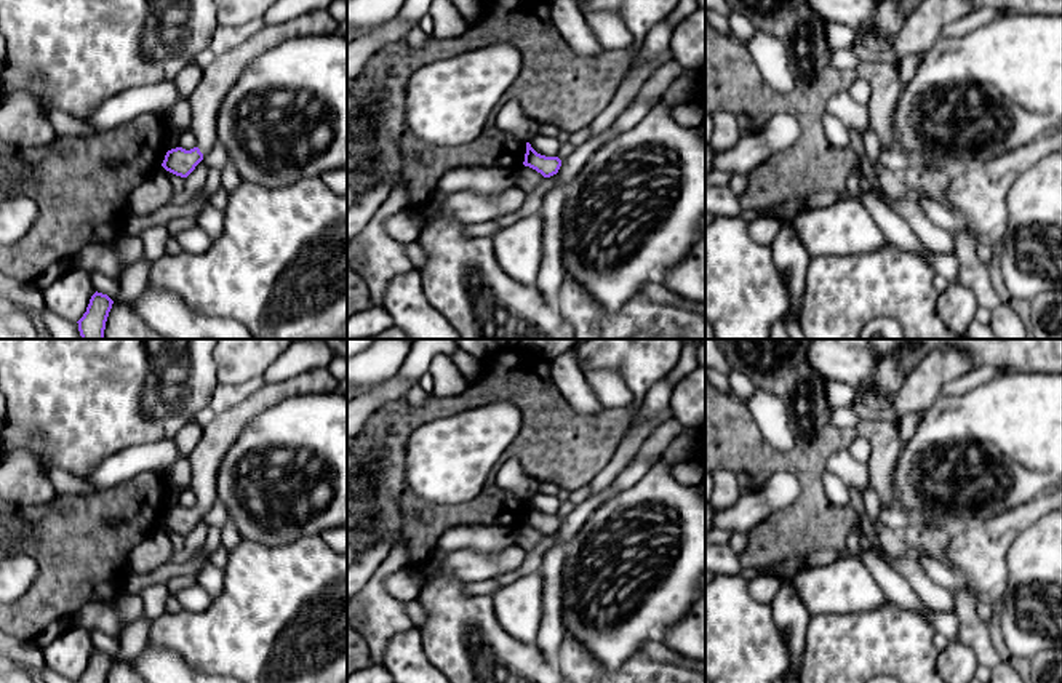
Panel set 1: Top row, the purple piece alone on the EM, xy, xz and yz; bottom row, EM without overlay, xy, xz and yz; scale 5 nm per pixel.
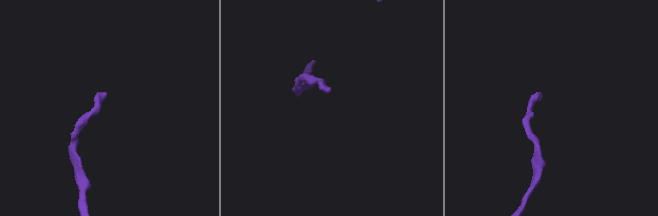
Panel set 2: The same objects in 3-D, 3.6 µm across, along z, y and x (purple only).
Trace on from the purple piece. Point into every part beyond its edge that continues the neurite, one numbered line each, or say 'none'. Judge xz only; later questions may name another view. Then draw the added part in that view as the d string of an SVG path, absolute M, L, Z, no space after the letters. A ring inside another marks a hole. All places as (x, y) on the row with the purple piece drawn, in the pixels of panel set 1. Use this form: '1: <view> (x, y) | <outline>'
none

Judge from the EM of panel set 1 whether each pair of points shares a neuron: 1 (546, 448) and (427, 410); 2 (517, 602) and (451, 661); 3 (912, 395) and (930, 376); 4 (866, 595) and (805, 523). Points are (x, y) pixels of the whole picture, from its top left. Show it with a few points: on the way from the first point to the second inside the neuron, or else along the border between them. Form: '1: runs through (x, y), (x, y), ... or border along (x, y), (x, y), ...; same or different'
1: runs through (534, 413), (514, 392), (480, 392), (463, 402); same
2: border along (491, 597), (496, 621), (509, 634), (527, 643); different
3: runs through (917, 391), (925, 381); same
4: border along (859, 522), (843, 549); different

